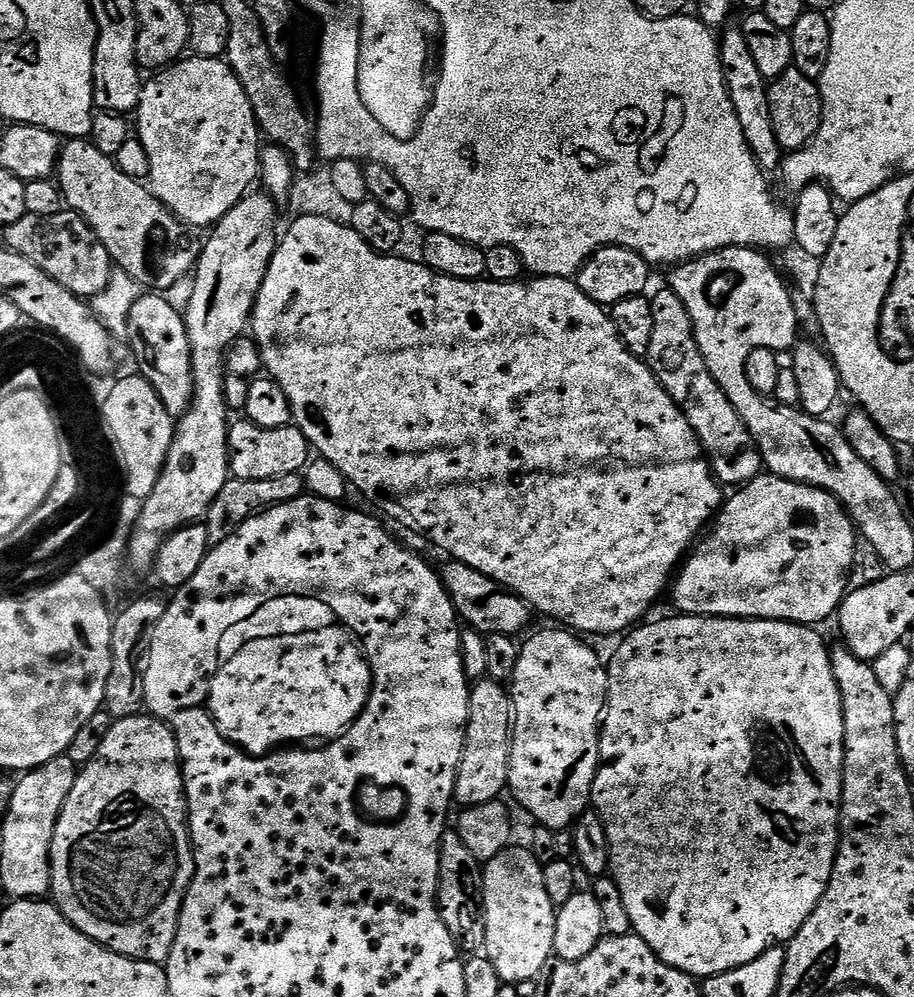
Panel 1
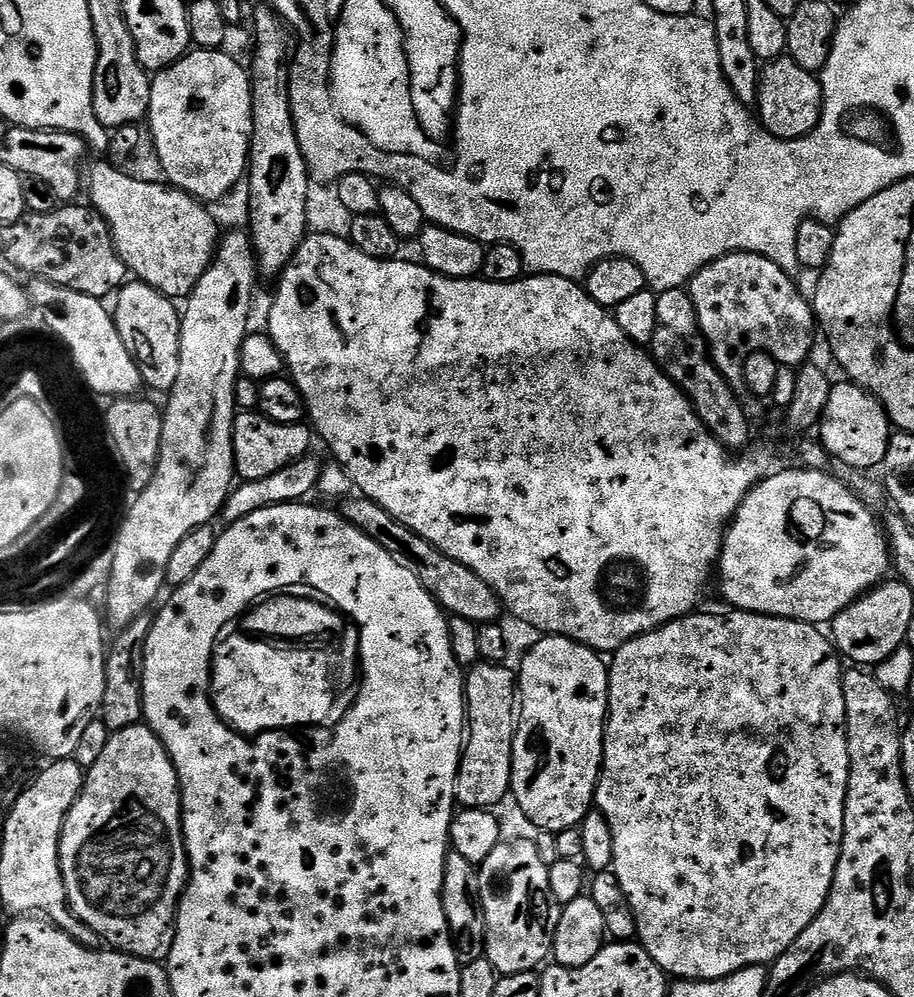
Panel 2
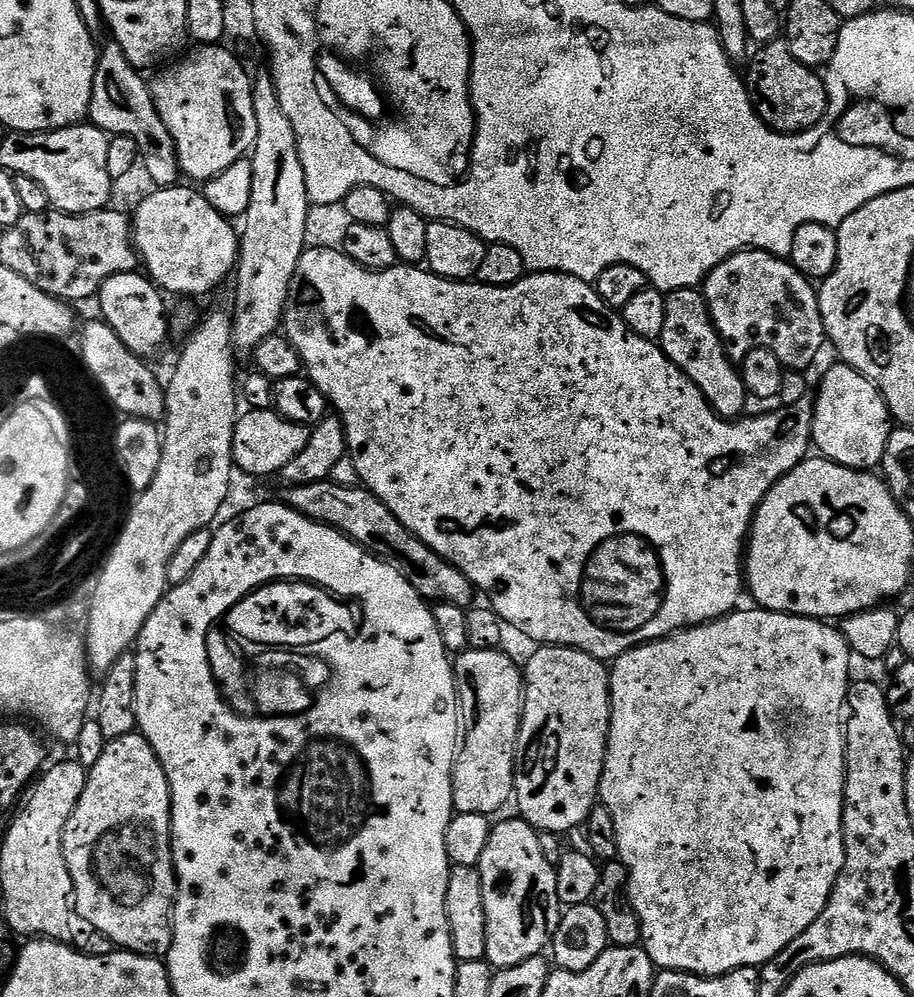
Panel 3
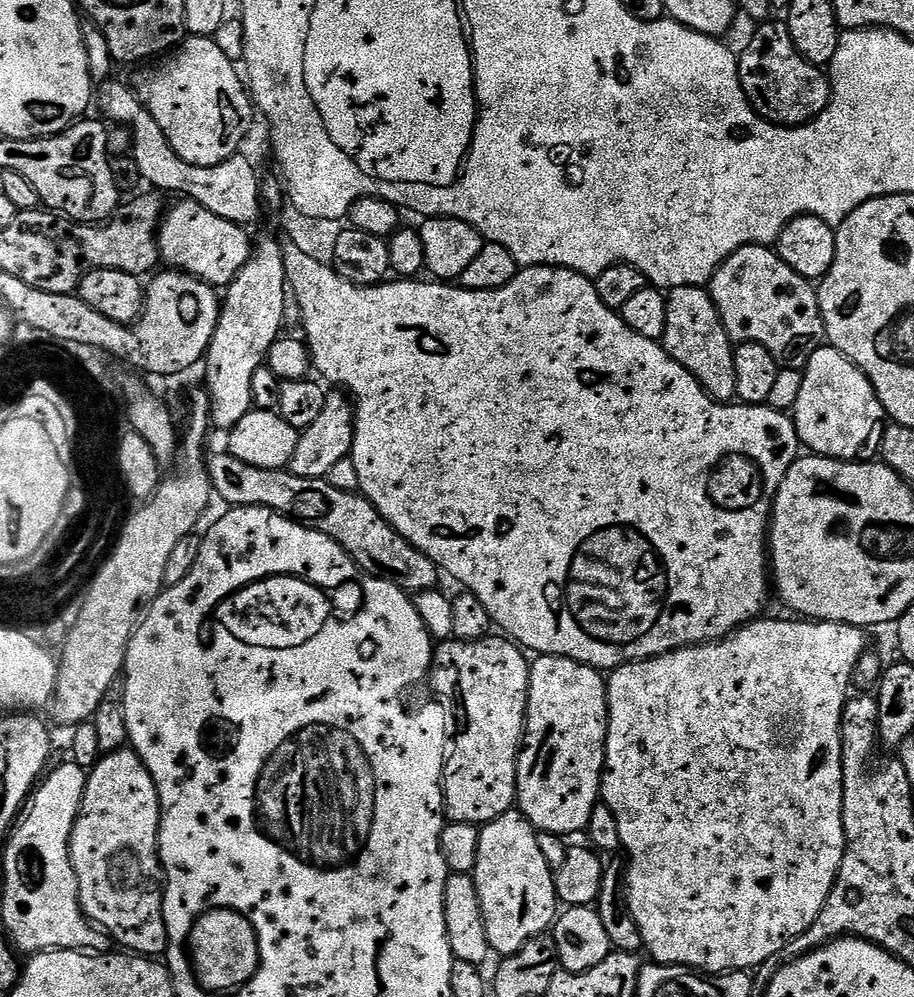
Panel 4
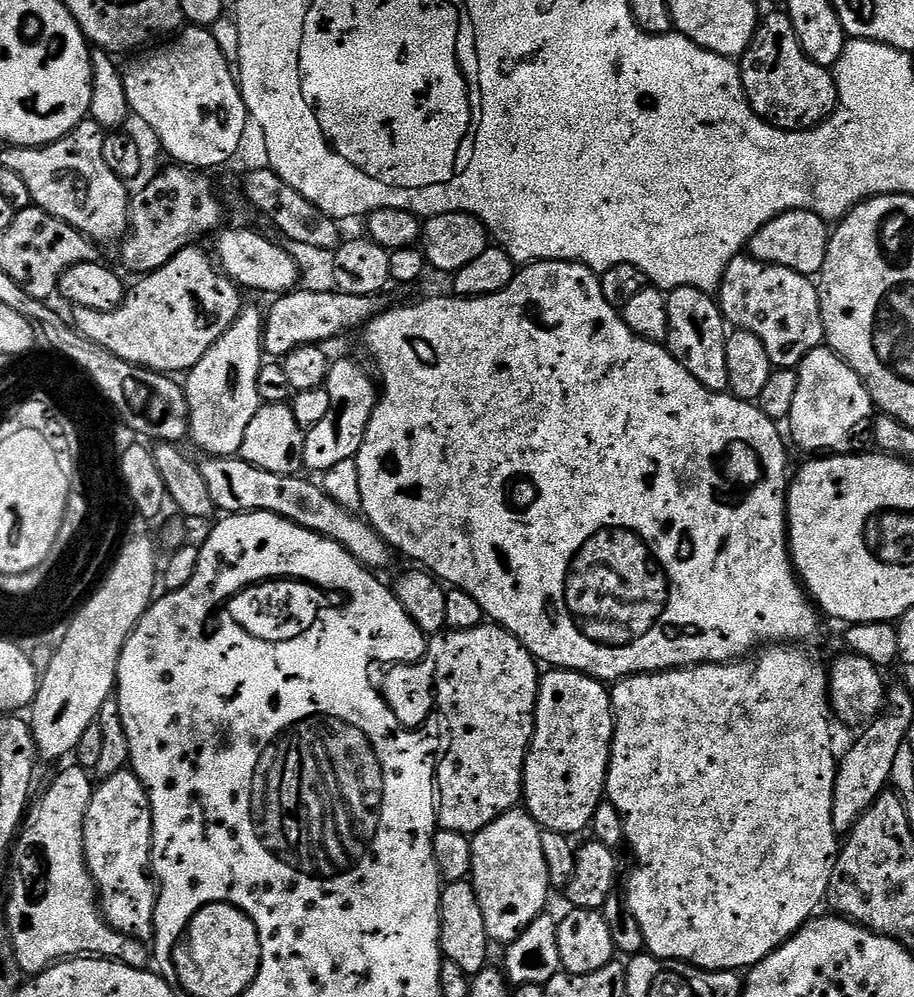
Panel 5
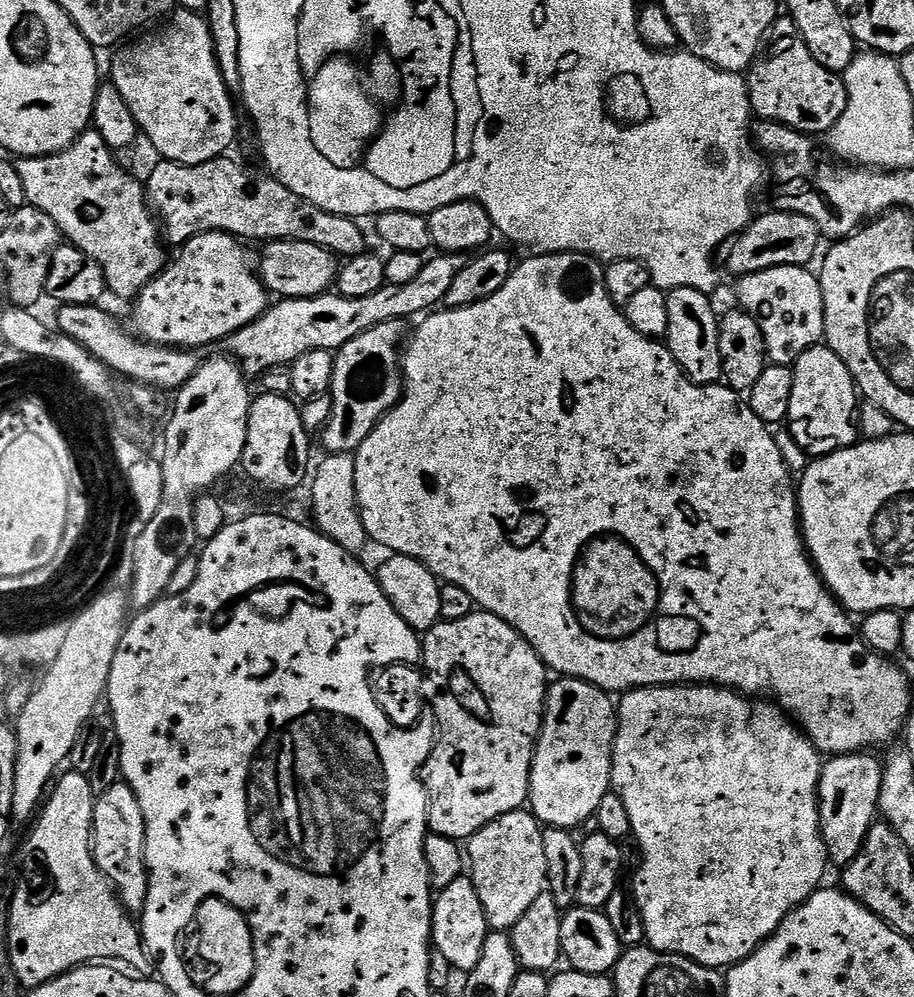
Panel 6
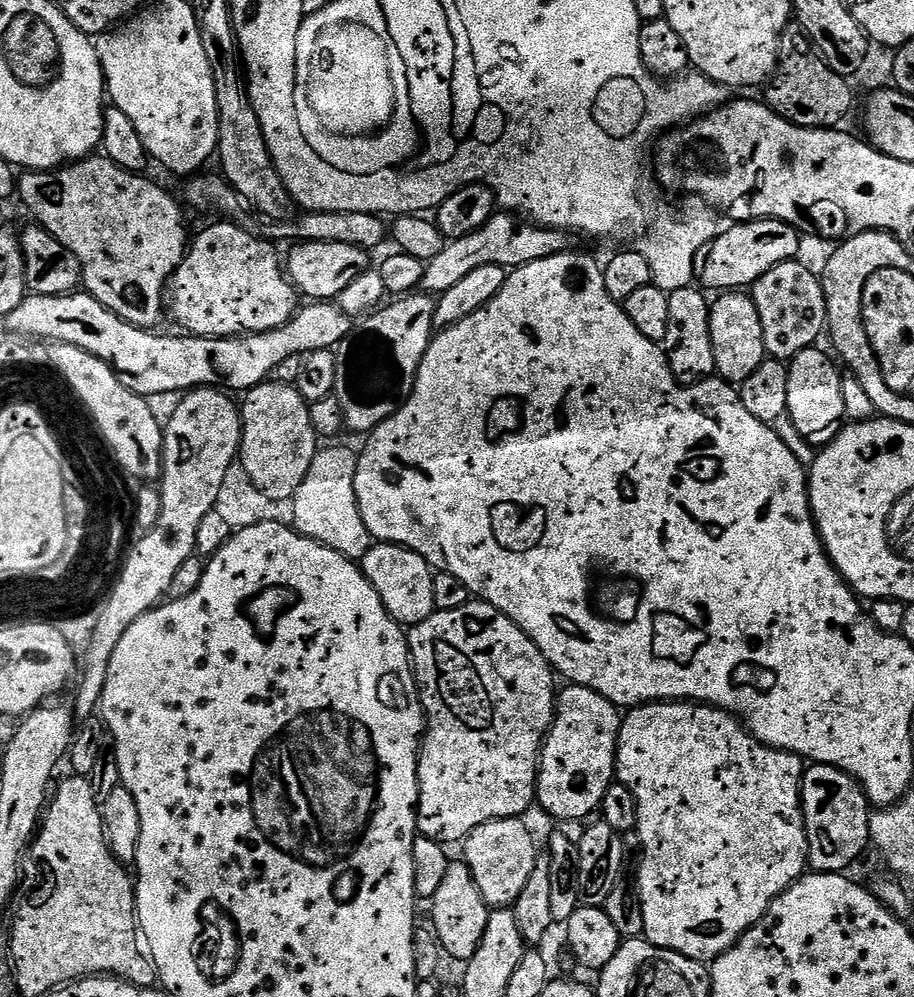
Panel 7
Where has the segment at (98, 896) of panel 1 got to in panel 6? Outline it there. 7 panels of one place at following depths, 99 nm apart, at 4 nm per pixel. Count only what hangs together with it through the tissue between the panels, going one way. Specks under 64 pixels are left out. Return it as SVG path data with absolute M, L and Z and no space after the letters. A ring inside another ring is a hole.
M123 782L110 786L110 790L99 793L96 809L92 815L92 856L96 865L104 871L104 876L112 883L120 904L130 914L144 911L148 893L148 867L144 857L144 819L142 806L134 798L134 790Z

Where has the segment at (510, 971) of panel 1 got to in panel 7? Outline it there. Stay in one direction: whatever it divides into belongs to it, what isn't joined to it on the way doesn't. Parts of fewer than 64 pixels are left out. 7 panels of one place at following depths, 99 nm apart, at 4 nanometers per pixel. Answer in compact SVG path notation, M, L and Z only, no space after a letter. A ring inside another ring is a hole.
M523 819L491 820L473 830L463 841L463 863L472 872L474 882L487 902L489 909L507 908L516 903L516 899L526 887L531 871L536 865L538 849L530 829Z

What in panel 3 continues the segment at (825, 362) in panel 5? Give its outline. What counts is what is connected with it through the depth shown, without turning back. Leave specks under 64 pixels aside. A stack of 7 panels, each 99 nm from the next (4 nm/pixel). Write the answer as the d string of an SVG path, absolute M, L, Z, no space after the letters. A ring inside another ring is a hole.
M836 362L836 365L820 380L820 389L816 392L814 407L812 409L812 444L821 457L832 460L847 468L859 468L861 470L876 470L883 465L886 454L886 442L890 438L894 427L894 421L882 394L858 370L854 370L849 364Z

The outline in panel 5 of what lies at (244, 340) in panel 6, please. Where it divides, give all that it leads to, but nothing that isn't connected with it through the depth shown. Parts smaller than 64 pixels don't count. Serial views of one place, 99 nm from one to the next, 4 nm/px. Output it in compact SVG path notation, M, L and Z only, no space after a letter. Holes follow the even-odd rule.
M293 290L277 295L272 309L267 309L264 317L264 350L269 357L283 358L290 350L303 344L323 345L324 340L332 340L339 332L359 329L368 323L373 315L385 307L385 297L359 296L339 290L330 293L310 293ZM384 304L384 305L383 305Z

